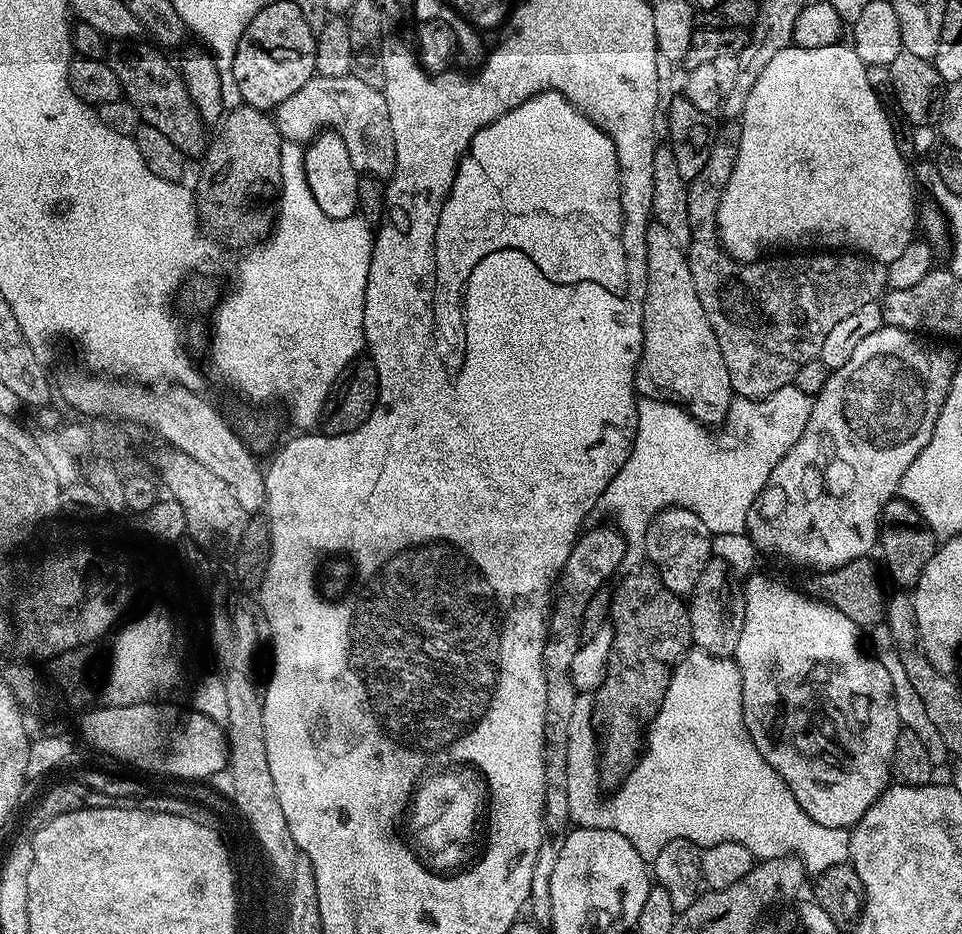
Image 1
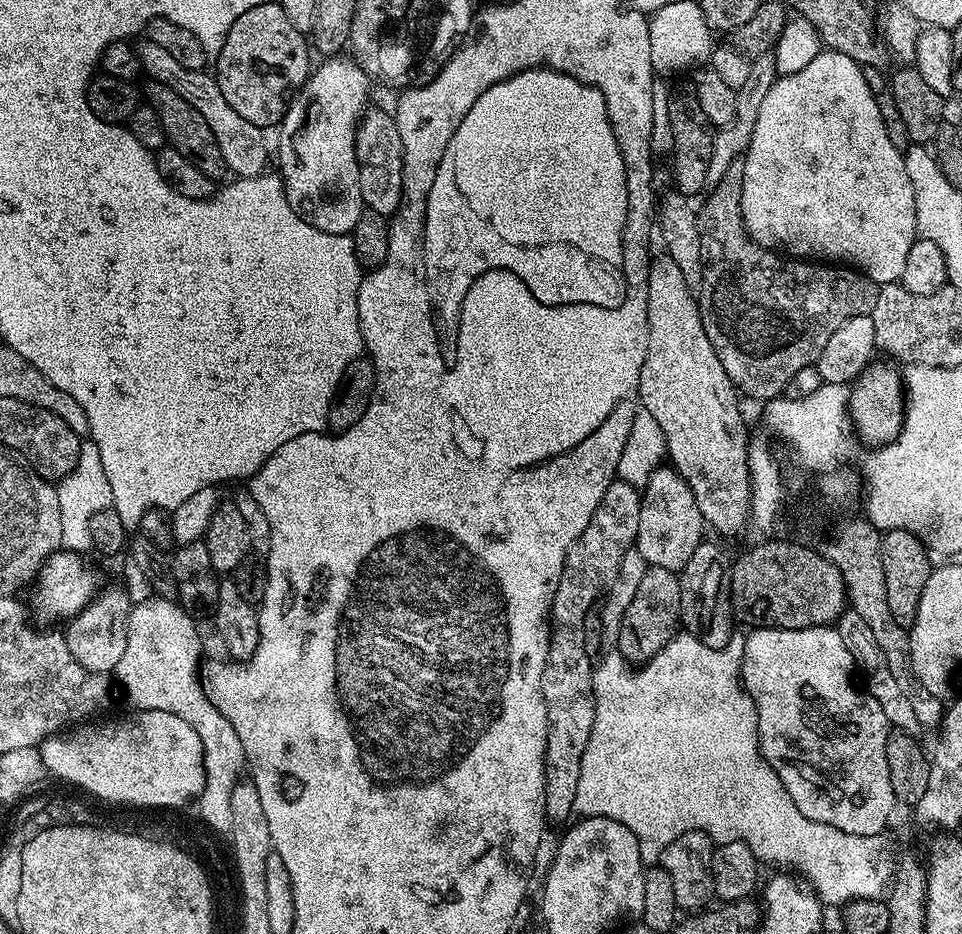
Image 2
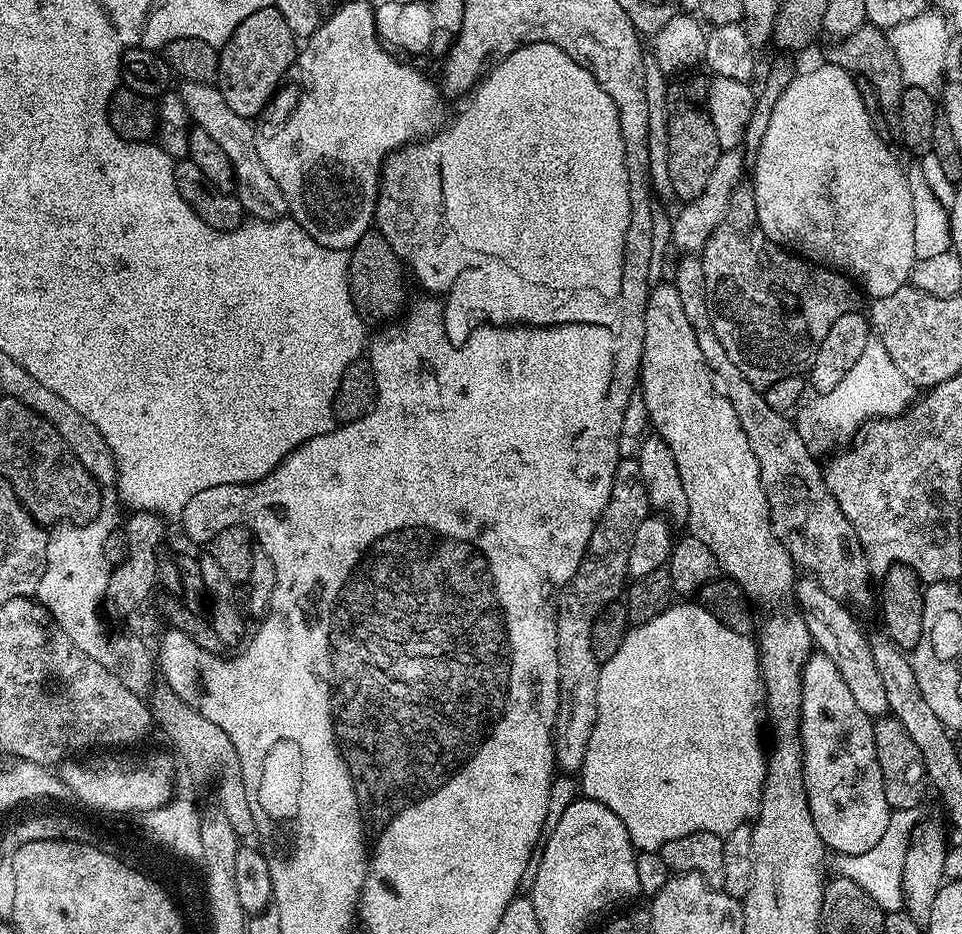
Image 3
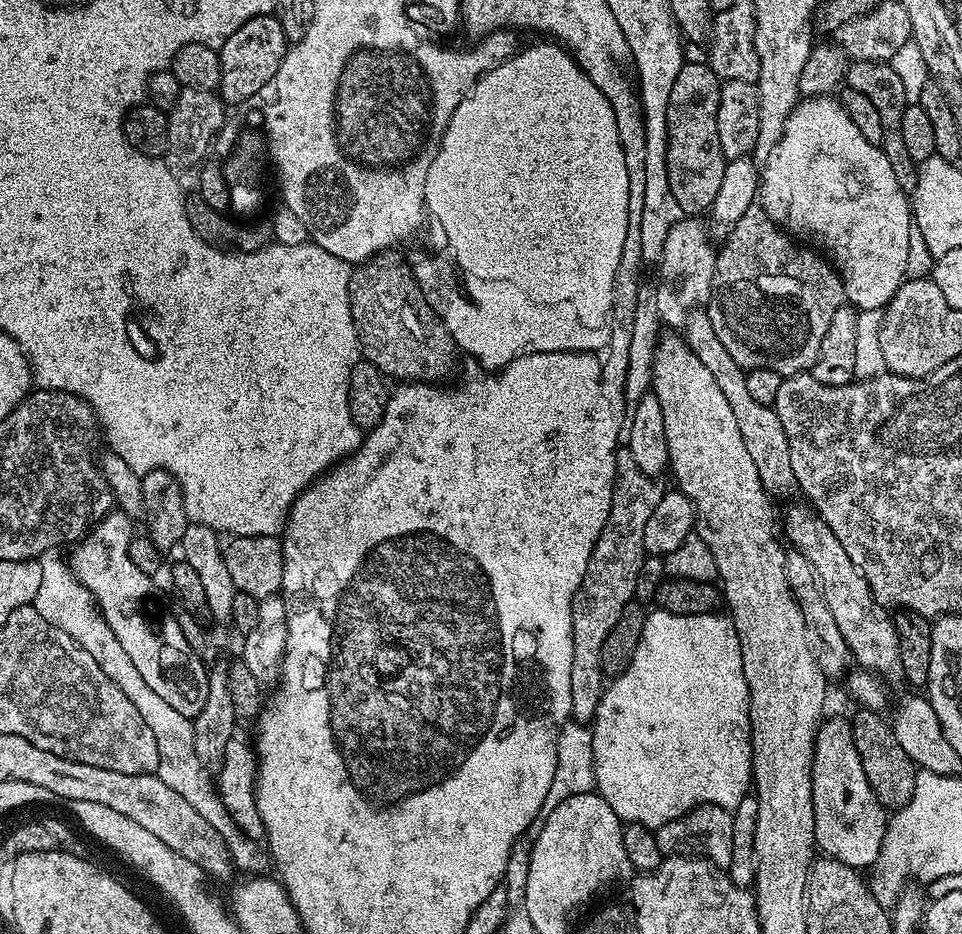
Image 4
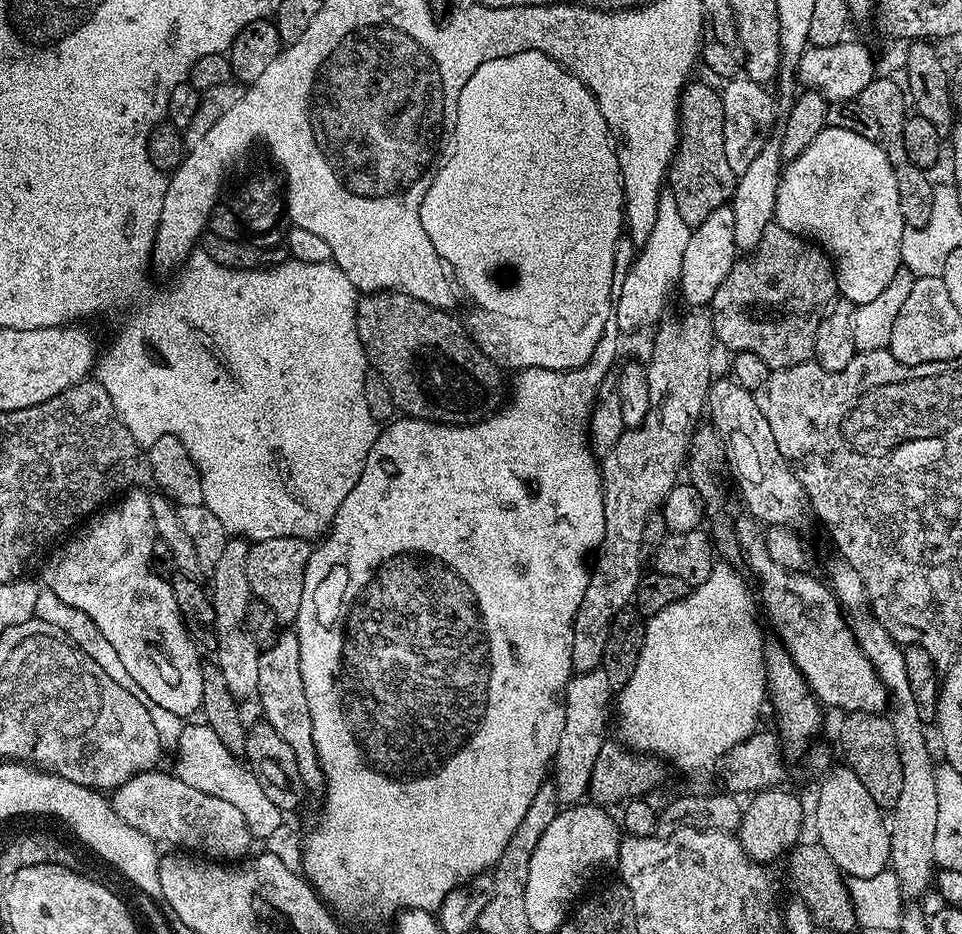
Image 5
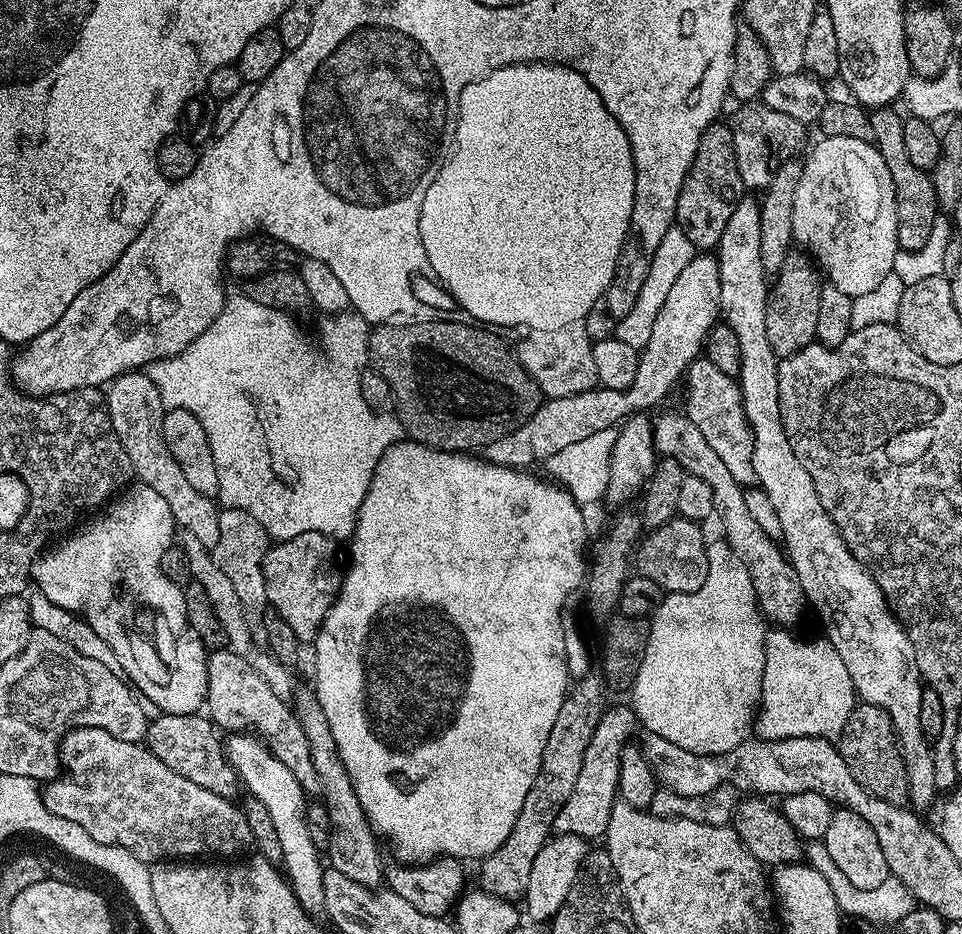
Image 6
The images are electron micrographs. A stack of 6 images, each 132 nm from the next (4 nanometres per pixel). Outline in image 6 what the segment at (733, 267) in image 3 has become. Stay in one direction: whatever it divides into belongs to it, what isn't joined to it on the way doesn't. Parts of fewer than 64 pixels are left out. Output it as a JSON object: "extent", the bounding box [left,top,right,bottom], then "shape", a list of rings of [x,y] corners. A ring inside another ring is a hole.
{"extent":[766,250,823,358],"shape":[[[798,250],[789,251],[786,262],[777,273],[775,280],[775,284],[773,282],[772,289],[769,291],[766,332],[771,349],[778,358],[783,358],[793,356],[816,340],[819,299],[823,283],[811,259]]]}

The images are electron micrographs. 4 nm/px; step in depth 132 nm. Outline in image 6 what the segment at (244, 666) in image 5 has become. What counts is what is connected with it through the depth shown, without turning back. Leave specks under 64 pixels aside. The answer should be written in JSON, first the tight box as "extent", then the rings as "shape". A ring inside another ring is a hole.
{"extent":[212,508,270,630],"shape":[[[224,508],[218,518],[218,542],[212,549],[212,557],[230,578],[238,598],[242,602],[242,610],[246,610],[246,622],[254,630],[264,623],[264,613],[269,611],[268,594],[266,592],[266,578],[264,577],[264,559],[270,547],[268,531],[260,525],[258,518],[254,518],[246,510]]]}

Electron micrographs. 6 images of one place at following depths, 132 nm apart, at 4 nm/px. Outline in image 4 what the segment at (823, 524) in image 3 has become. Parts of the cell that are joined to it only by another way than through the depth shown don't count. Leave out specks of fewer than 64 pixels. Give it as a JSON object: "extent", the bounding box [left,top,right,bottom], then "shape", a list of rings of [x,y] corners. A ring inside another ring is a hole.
{"extent":[682,307,796,494],"shape":[[[703,307],[695,308],[686,318],[682,335],[687,340],[690,350],[698,354],[698,362],[714,374],[714,382],[722,389],[726,402],[730,402],[730,410],[734,410],[734,419],[738,421],[738,431],[742,434],[742,442],[746,442],[746,451],[758,470],[758,478],[764,491],[769,494],[788,492],[796,488],[794,469],[790,466],[790,444],[786,442],[786,432],[782,430],[782,422],[778,422],[775,407],[755,400],[746,386],[746,372],[740,368],[730,353],[722,346],[721,339],[714,334],[713,323],[707,317]]]}

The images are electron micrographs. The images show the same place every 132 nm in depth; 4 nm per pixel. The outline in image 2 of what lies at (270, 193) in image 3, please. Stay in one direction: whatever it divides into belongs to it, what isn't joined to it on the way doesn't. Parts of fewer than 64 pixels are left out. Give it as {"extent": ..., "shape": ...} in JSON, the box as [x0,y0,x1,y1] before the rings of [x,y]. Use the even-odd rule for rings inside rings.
{"extent":[135,38,268,178],"shape":[[[149,38],[142,40],[135,47],[136,53],[140,55],[141,69],[145,73],[149,72],[148,76],[153,81],[164,84],[170,90],[174,90],[174,93],[180,94],[190,106],[194,106],[195,110],[202,114],[203,121],[214,132],[214,138],[217,139],[227,171],[236,178],[255,178],[261,175],[267,169],[264,167],[268,164],[268,144],[264,141],[265,129],[254,126],[254,122],[246,122],[246,118],[242,118],[242,114],[234,111],[234,106],[230,106],[230,102],[226,102],[215,75],[211,71],[186,69],[173,59],[168,51]]]}

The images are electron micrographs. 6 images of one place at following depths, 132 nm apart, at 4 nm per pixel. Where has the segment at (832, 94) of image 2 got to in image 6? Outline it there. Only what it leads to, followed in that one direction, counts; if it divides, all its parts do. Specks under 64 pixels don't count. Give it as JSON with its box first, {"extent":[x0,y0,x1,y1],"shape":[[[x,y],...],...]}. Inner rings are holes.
{"extent":[793,136,900,298],"shape":[[[824,136],[813,146],[812,153],[809,154],[808,160],[805,159],[803,161],[803,165],[802,178],[798,178],[798,191],[794,193],[793,241],[797,245],[801,244],[799,247],[822,269],[827,283],[838,286],[838,290],[842,290],[842,294],[850,294],[853,298],[870,295],[887,276],[889,278],[893,275],[892,267],[894,266],[895,254],[900,248],[900,243],[898,242],[896,199],[894,198],[896,187],[890,178],[890,170],[886,170],[886,162],[882,162],[882,154],[876,149],[875,143],[863,140],[862,138],[834,138],[833,136]]]}

